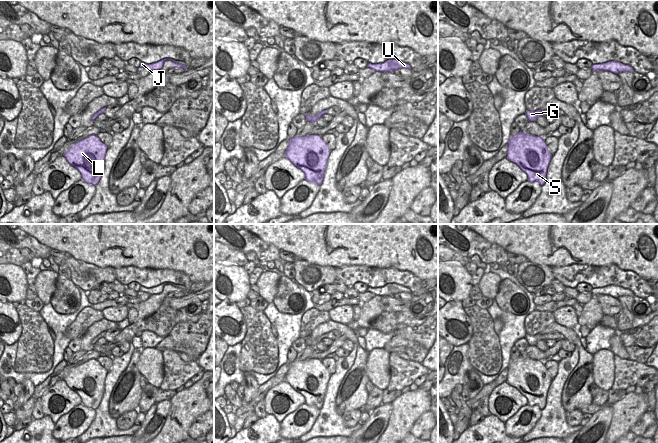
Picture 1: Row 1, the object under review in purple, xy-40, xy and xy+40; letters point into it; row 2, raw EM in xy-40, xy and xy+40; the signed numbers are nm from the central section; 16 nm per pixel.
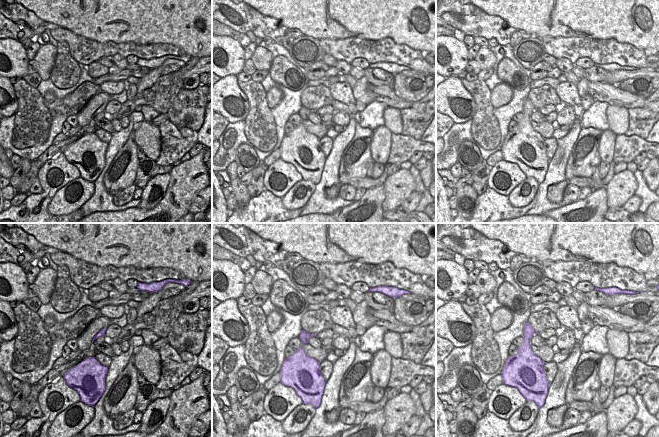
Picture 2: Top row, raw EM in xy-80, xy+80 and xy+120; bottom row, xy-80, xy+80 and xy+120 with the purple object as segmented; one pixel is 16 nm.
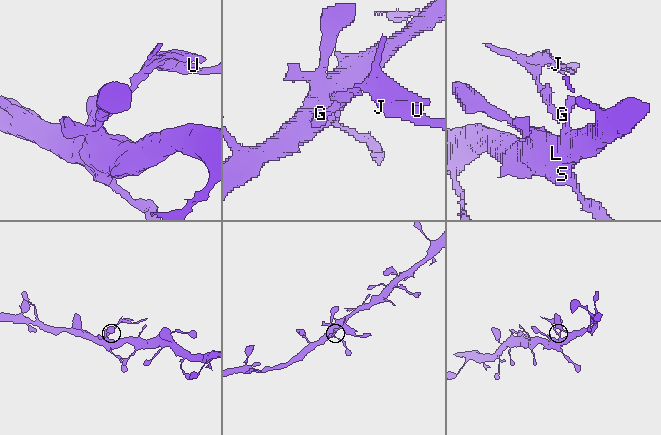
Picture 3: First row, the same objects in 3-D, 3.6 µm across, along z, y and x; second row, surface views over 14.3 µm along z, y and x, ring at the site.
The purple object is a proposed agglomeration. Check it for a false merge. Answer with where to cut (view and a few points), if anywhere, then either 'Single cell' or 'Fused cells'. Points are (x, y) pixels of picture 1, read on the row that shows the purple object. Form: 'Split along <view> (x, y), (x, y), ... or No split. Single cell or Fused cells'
Split along xy (310, 116), (311, 121). Fused cells

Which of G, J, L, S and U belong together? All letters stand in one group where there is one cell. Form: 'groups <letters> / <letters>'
groups G L S / J U

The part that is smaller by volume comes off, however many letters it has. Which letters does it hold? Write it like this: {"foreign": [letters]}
{"foreign": ["J", "U"]}

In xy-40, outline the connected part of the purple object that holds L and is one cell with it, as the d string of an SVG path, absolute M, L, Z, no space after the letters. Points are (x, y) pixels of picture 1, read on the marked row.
M90 135L71 145L63 156L81 173L81 180L96 186L103 173L107 149L97 135Z

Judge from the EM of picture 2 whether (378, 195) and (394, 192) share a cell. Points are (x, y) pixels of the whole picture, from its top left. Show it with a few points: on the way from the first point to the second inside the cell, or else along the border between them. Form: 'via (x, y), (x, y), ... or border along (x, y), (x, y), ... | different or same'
border along (382, 185), (384, 191), (382, 209), (384, 211) | different

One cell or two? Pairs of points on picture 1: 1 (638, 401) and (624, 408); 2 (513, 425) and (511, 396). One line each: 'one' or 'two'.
1: one
2: two

